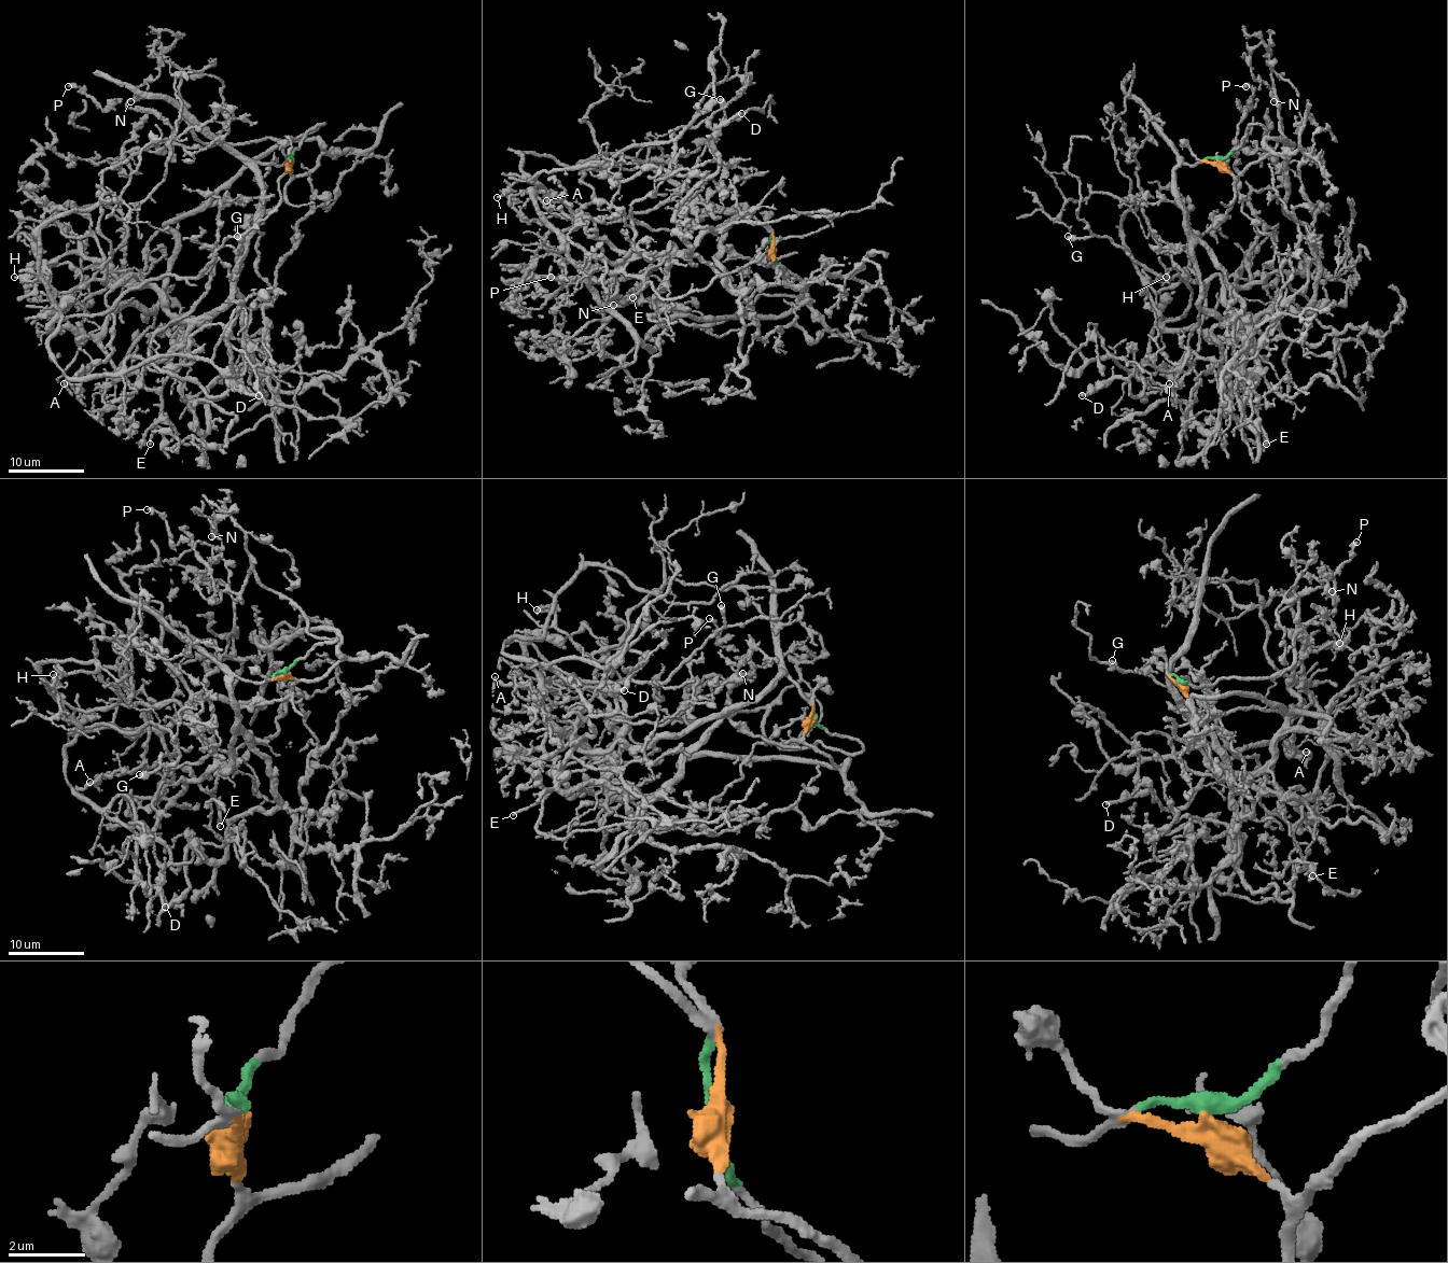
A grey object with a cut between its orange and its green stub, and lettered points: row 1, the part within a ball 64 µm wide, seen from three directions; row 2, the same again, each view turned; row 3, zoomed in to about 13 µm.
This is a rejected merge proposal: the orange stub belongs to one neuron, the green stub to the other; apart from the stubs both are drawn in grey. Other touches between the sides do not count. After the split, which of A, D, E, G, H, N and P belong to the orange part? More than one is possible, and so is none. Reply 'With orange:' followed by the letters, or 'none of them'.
With orange: D, E, G

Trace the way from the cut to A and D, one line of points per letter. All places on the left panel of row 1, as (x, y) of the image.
A: (292, 159), (259, 163), (255, 230), (223, 303), (175, 317), (127, 276), (106, 295), (111, 351), (64, 383)
D: (292, 159), (319, 140), (167, 224), (152, 309), (49, 341), (68, 378), (142, 356), (259, 395)

